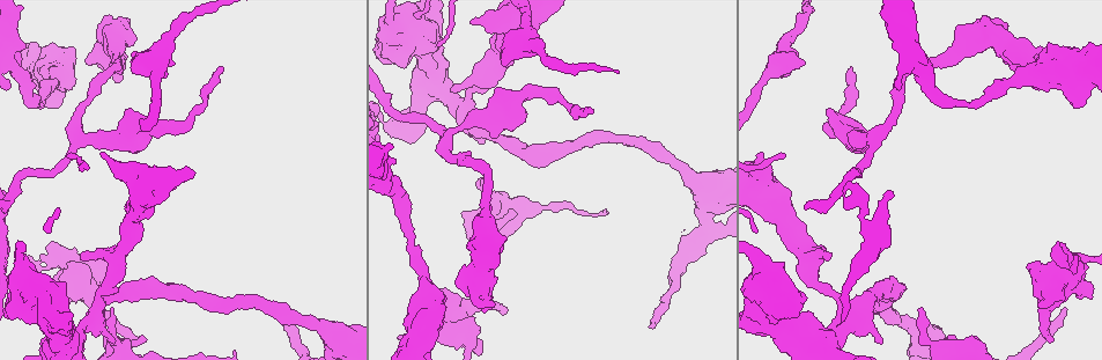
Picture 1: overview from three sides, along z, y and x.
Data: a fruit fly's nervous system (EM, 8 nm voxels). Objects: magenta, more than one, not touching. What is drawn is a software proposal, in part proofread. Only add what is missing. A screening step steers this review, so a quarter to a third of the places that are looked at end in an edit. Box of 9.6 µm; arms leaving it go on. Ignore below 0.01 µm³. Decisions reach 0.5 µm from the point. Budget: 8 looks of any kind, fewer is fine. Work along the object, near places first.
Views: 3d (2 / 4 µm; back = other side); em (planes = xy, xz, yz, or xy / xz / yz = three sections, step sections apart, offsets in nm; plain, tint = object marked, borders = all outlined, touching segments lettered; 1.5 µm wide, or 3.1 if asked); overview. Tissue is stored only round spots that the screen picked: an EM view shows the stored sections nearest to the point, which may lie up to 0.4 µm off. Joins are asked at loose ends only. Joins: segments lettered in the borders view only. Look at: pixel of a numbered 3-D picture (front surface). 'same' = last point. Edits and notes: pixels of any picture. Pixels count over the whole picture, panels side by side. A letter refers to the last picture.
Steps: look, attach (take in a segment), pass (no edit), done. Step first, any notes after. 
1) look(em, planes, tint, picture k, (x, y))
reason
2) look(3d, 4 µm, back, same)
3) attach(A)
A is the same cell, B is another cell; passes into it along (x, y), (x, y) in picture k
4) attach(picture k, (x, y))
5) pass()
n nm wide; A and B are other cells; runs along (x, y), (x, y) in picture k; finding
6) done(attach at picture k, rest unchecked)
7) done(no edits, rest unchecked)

look(em, planes, plain, picture 1, (1064, 311))
end of a long branch

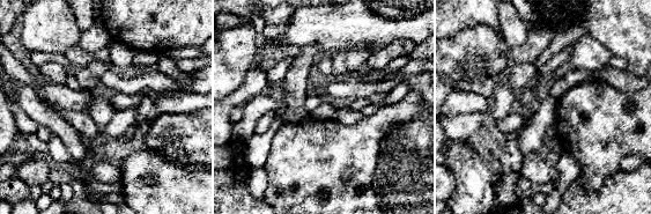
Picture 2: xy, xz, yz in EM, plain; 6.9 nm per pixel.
look(em, planes, borders, same)
see the neighbours

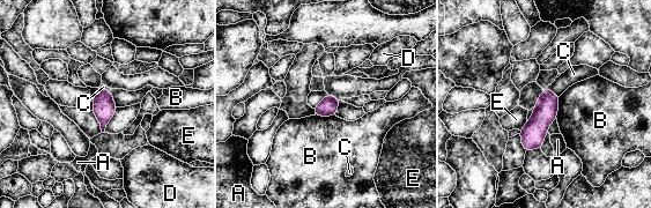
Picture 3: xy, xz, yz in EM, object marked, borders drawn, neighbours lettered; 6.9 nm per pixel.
pass()
A, B, C, D and E are other cells; border along (560, 96), (556, 119) in picture 3; no lettered segment goes on from it

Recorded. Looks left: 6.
look(3d, 2 µm, picture 1, (971, 338))
stops while still wide

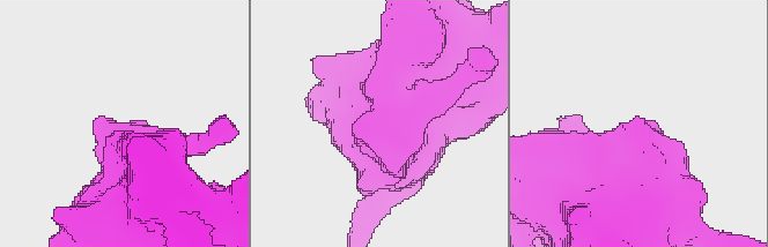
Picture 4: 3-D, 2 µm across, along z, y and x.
look(em, yz, step 8, tint, picture 4, (632, 122))
shape alone is not enough

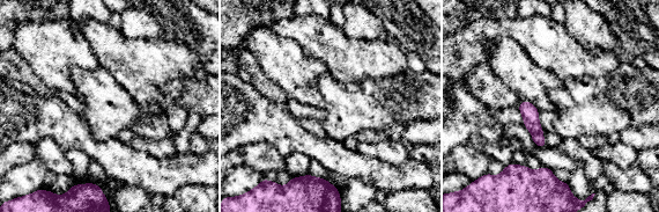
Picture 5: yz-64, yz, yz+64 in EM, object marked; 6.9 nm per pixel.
look(em, planes, borders, same)

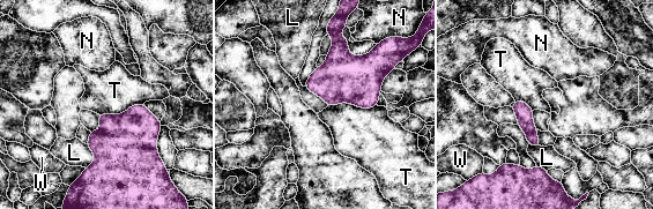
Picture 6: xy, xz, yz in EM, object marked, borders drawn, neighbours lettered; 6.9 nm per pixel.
pass()
T touches over 360 nm; L, N, T and W are other cells; none of them fits

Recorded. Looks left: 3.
look(em, planes, borders, picture 1, (1047, 337))
branch stops here

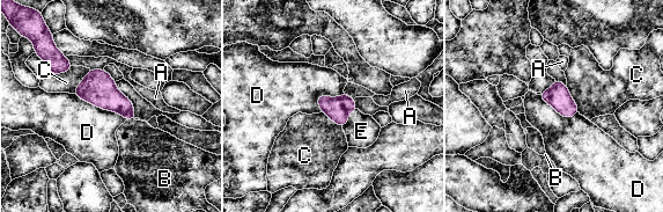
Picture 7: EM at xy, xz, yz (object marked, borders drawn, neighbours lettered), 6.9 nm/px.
attach(E)
E is the same cell, A, B, C and D are other cells; passes into it along (337, 109), (346, 116), (361, 131) in picture 7; it goes on there

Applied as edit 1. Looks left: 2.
done(attach at picture 7, rest unchecked)

